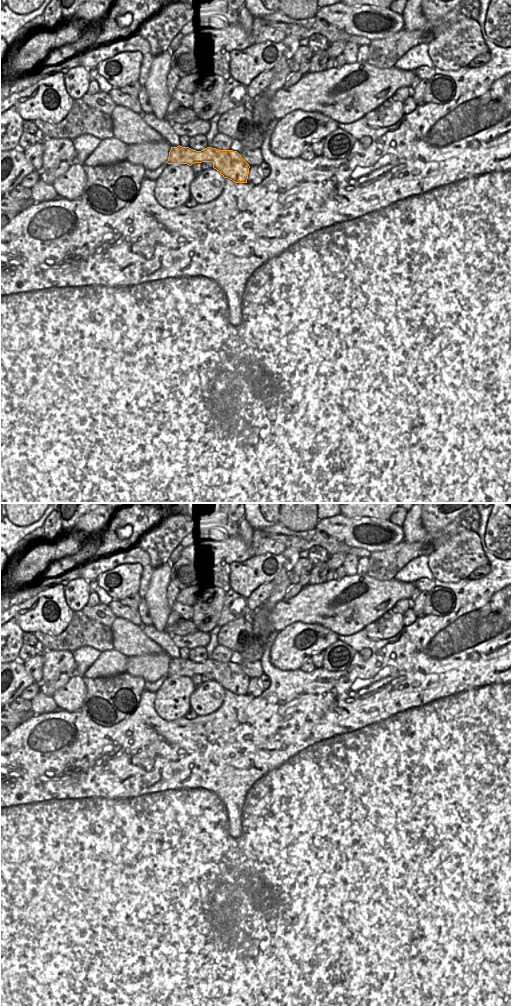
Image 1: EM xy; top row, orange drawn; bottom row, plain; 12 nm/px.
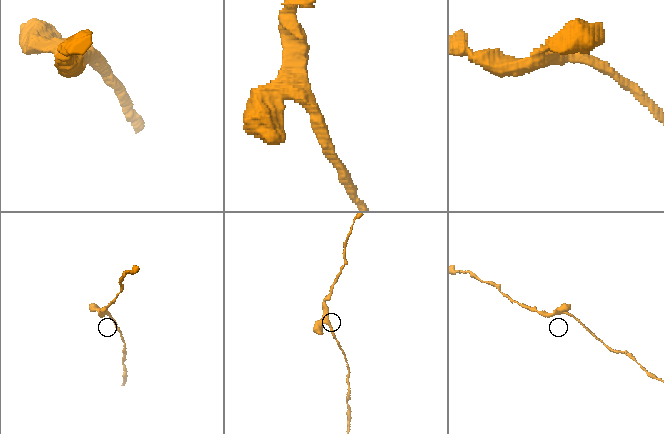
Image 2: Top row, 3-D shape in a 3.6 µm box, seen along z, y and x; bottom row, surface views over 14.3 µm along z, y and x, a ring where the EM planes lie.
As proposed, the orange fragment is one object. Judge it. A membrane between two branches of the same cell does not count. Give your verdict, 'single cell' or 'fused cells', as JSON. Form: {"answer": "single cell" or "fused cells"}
{"answer": "single cell"}

